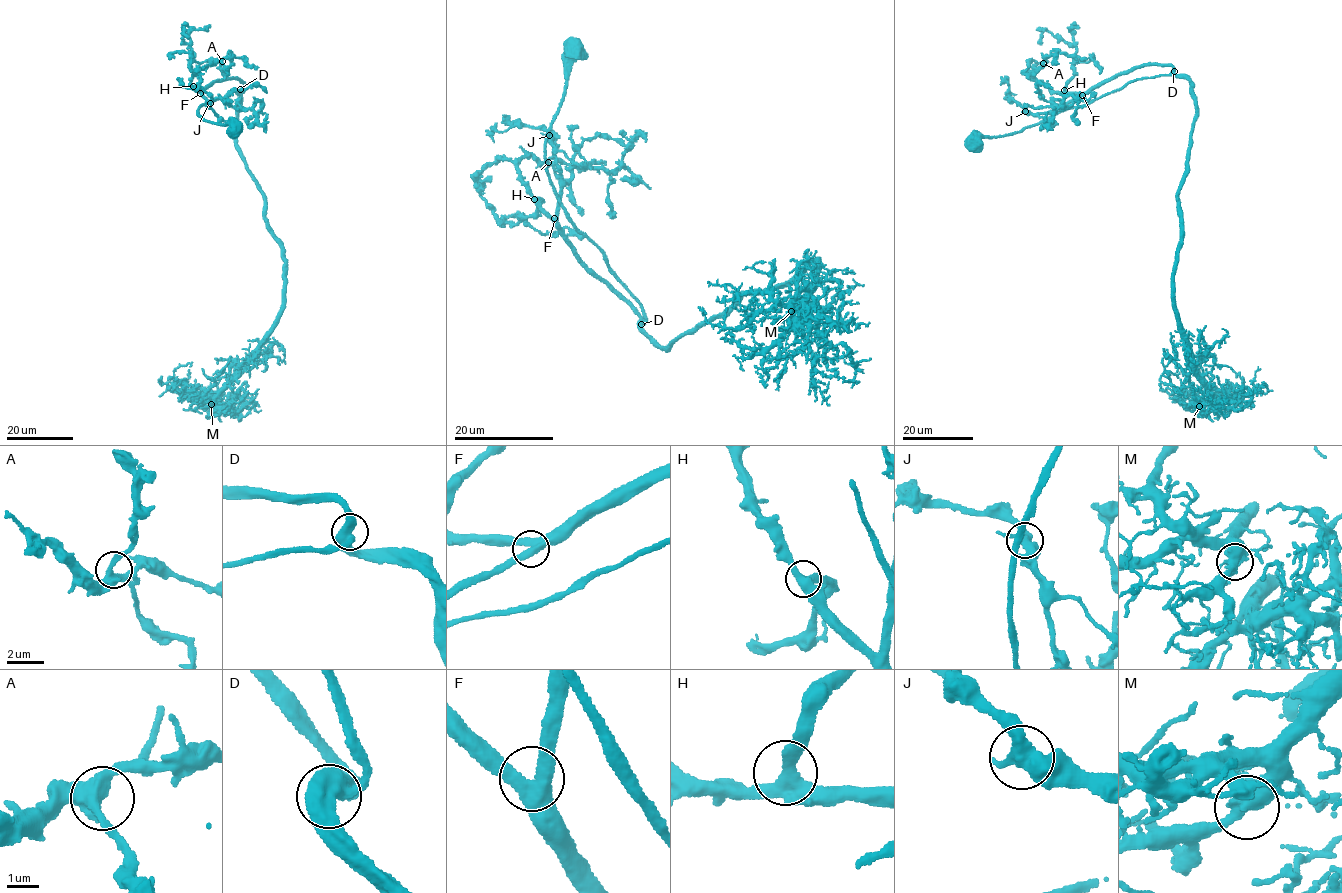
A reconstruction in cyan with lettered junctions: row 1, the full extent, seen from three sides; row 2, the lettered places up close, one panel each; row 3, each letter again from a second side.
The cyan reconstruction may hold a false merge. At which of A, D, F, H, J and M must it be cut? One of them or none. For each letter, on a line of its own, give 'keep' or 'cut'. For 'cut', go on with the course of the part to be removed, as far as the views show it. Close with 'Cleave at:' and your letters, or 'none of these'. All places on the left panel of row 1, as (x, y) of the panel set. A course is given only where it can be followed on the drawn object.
A: keep
D: keep
F: keep
H: keep
J: keep
M: keep
Cleave at: none of these

